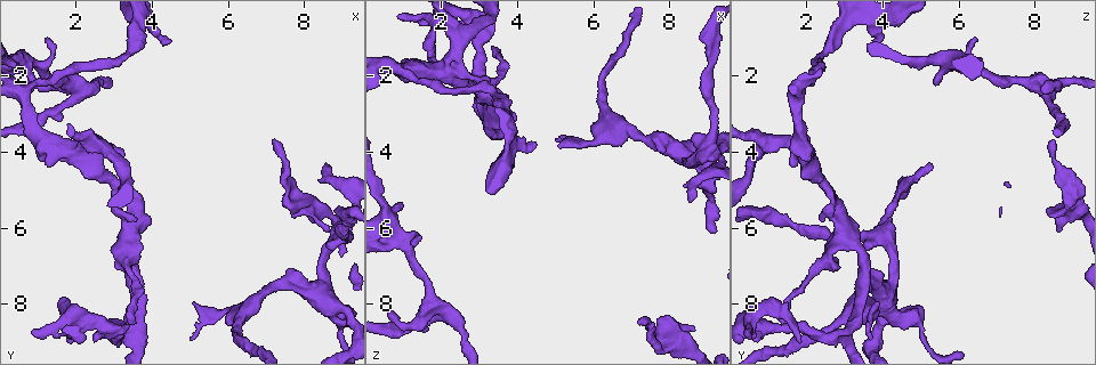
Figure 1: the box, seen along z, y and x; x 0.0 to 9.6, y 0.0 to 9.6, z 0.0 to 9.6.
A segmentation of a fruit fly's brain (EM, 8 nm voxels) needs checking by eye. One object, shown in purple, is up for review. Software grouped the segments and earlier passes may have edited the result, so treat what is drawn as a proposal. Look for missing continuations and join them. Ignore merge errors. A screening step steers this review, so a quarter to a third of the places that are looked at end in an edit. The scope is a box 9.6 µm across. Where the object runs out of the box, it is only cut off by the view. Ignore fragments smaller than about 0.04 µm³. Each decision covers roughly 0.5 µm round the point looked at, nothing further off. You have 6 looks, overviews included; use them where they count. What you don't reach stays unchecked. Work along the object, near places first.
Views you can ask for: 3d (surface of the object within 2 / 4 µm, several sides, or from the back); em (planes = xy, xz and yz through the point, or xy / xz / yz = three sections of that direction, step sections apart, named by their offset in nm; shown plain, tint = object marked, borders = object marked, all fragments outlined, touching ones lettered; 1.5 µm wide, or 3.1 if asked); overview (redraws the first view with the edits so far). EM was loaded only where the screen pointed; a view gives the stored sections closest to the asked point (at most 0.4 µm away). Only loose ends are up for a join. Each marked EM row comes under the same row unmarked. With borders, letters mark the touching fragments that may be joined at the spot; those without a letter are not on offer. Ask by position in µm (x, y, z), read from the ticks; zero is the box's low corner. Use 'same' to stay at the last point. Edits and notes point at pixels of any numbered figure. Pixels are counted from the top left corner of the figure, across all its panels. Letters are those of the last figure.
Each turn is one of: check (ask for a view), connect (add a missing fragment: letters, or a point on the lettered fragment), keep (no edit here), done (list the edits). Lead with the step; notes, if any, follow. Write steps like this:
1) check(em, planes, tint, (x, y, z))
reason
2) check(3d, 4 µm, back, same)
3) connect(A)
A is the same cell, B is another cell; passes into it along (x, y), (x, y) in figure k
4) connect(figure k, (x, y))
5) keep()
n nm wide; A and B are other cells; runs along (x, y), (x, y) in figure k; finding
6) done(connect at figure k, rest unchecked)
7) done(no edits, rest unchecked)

check(3d, 4 µm, (3.60, 8.50, 1.45))

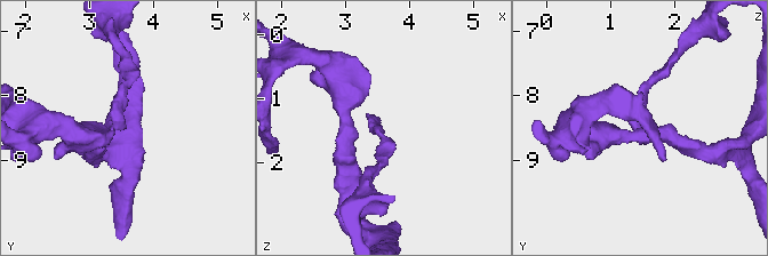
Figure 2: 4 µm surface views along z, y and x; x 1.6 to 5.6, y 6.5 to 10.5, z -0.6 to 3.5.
check(em, xz, step 4, borders, (3.55, 8.50, 1.45))

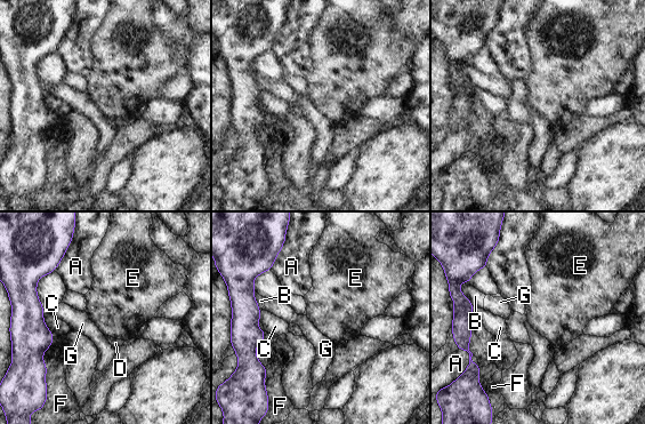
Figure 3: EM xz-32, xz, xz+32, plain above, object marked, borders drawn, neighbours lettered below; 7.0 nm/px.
check(em, planes, borders, same)
cut it another way

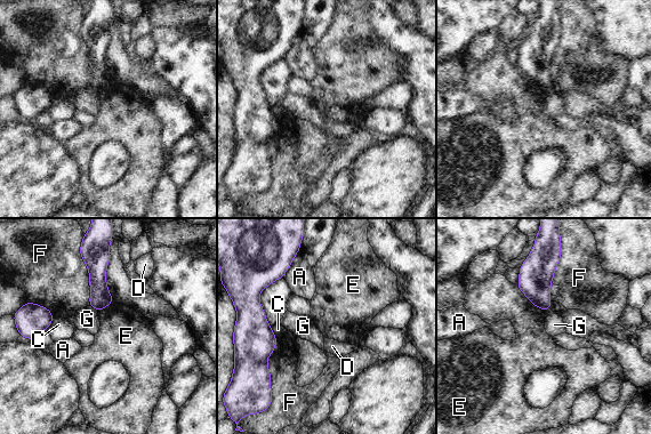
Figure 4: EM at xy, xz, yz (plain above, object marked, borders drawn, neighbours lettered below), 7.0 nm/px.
keep()
140 nm wide; A, C, D, E, F and G are other cells; none of them fits

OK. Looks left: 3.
check(3d, 2 µm, (1.80, 9.00, 1.80))
an open end

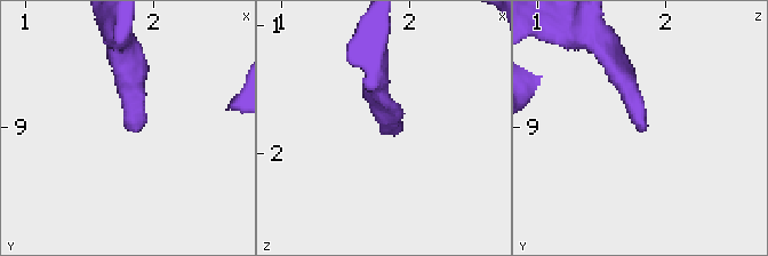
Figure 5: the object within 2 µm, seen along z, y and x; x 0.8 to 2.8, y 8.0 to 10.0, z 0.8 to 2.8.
check(em, planes, borders, (1.84, 9.06, 1.80))
need the tissue

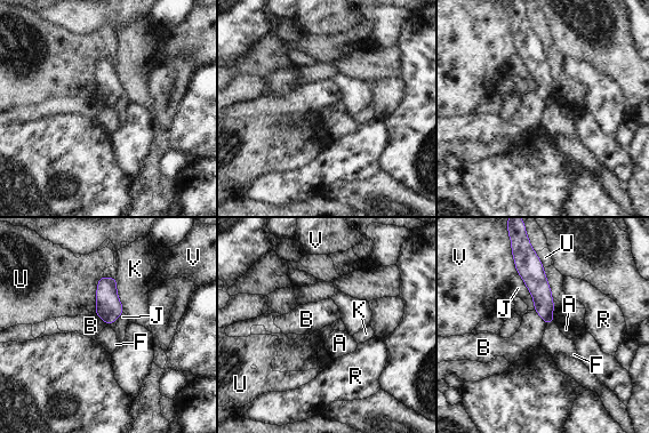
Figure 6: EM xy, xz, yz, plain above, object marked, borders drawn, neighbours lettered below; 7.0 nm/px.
keep()
J touches over 280 nm; A, B, F, J, K, R, U and V are other cells; runs along (534, 259), (534, 278), (551, 319) in figure 6; no lettered fragment goes on from it

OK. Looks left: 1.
done(no edits, rest unchecked)

